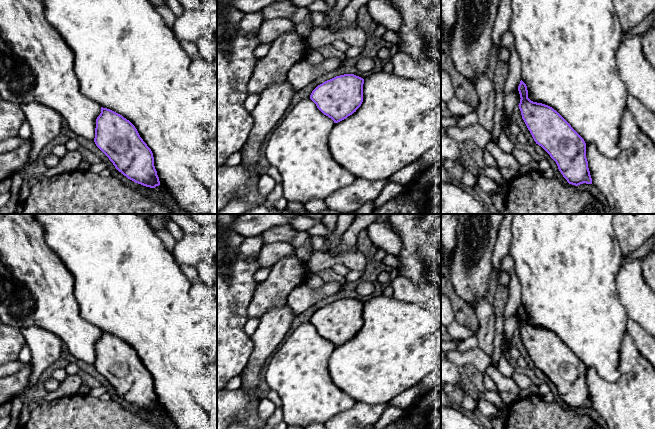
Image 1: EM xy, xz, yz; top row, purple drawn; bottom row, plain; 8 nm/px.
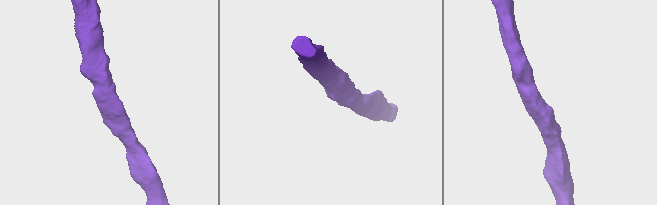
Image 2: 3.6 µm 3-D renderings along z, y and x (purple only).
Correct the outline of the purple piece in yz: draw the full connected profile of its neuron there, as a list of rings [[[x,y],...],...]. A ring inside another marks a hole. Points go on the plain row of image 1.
[[[514,214],[512,220],[512,242],[509,255],[514,261],[515,273],[521,284],[521,305],[518,310],[520,318],[519,333],[522,343],[536,368],[541,370],[556,386],[559,395],[569,408],[592,408],[592,402],[586,382],[586,369],[593,367],[597,374],[607,382],[614,383],[620,377],[619,357],[621,343],[626,333],[627,311],[622,305],[616,287],[616,274],[620,269],[623,254],[613,227],[614,214]]]

